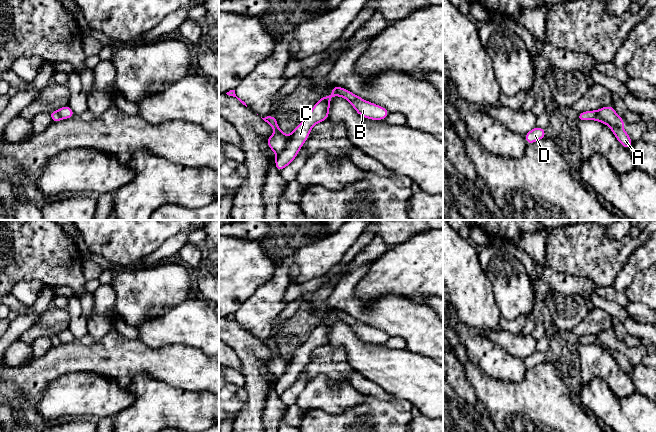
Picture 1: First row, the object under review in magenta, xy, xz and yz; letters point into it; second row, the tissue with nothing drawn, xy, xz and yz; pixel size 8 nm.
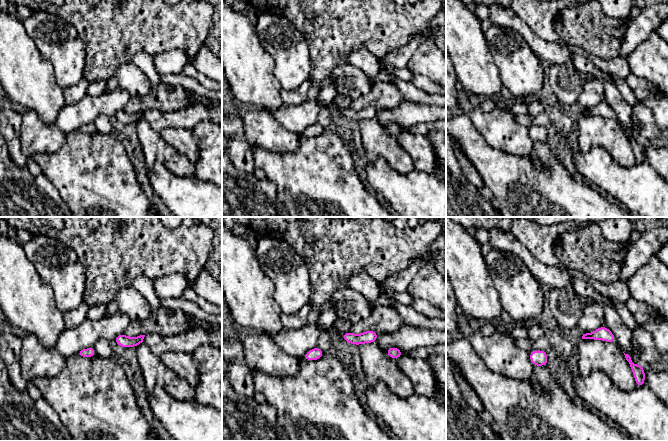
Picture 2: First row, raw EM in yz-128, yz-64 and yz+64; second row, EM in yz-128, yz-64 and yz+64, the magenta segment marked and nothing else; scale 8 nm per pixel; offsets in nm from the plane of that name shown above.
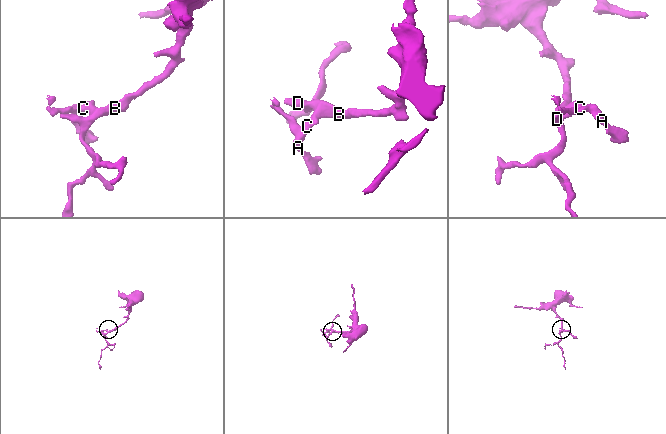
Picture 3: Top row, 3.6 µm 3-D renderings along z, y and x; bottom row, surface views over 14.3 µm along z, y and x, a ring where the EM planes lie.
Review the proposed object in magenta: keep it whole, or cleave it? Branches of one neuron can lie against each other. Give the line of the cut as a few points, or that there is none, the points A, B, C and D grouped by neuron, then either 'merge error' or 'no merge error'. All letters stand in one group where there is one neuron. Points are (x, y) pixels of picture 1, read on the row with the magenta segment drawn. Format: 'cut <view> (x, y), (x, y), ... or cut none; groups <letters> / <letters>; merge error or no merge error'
cut yz (596, 111), (603, 121), (620, 127); groups A / B C D; merge error

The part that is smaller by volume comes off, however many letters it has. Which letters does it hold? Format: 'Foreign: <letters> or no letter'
Foreign: A

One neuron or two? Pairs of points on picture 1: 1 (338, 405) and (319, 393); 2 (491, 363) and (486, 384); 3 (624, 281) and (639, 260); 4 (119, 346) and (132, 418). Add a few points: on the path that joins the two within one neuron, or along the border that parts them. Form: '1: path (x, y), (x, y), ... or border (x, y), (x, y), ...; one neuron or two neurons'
1: path (333, 400), (324, 396); one neuron
2: border (471, 360), (487, 375), (511, 382); two neurons
3: path (626, 276), (634, 265); one neuron
4: border (149, 377), (137, 376), (127, 386); two neurons

